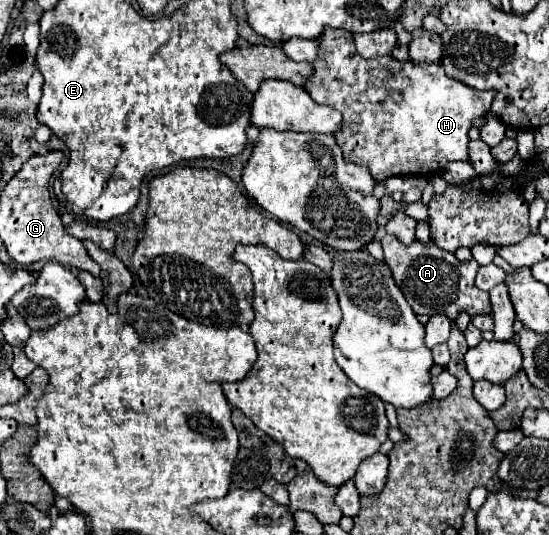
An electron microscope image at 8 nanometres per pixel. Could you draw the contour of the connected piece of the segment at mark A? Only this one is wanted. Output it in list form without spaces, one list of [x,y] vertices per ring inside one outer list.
[[[389,233],[381,239],[381,245],[385,251],[385,263],[389,265],[395,283],[417,315],[445,313],[449,319],[455,319],[461,311],[467,311],[469,315],[491,313],[489,293],[475,287],[475,275],[479,269],[477,261],[459,261],[453,253],[439,249],[431,241],[415,241],[415,245],[403,245]]]

